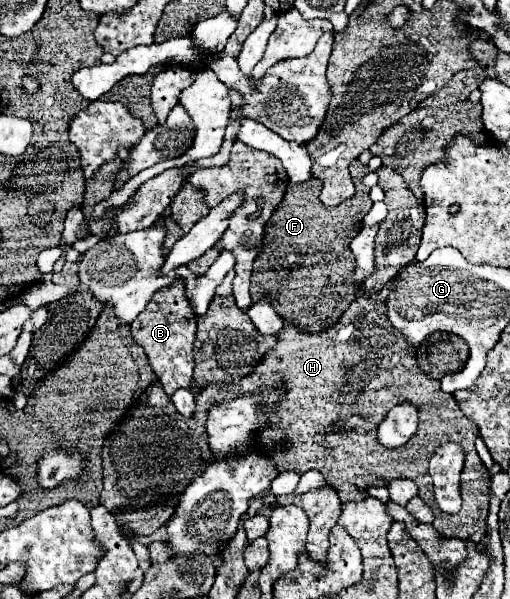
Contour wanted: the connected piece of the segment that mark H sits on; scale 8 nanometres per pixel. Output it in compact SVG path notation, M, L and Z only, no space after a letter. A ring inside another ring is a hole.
M376 291L360 293L358 299L350 303L350 307L340 315L340 319L318 333L308 333L300 331L292 321L284 321L282 331L276 335L278 343L272 347L268 353L264 353L264 359L240 381L226 383L226 385L210 385L200 393L200 405L212 405L224 399L234 399L236 395L248 393L248 389L262 387L262 385L276 385L284 381L284 387L288 391L286 401L280 405L280 411L276 411L276 419L272 419L272 425L266 427L264 431L258 433L258 445L260 451L278 463L278 471L294 471L298 475L316 469L320 471L328 485L334 487L340 495L340 501L356 501L356 499L366 499L364 487L372 487L378 483L378 487L388 487L392 479L402 479L408 477L412 479L418 489L422 501L426 501L434 513L434 529L442 533L444 537L454 537L462 541L472 541L480 543L480 539L486 533L486 515L488 515L488 487L490 487L490 473L480 461L475 449L476 435L478 427L462 415L456 399L440 389L440 381L434 381L426 377L418 363L416 363L416 349L412 349L412 343L398 331L394 325L388 321L388 307L386 301L380 299ZM398 403L410 403L416 405L418 409L418 429L414 437L410 437L410 443L390 449L378 443L376 429L388 415L392 407ZM444 441L458 441L461 444L465 463L461 474L462 509L454 515L444 513L438 509L435 501L434 491L432 491L432 479L428 475L428 459L436 447L440 447Z

